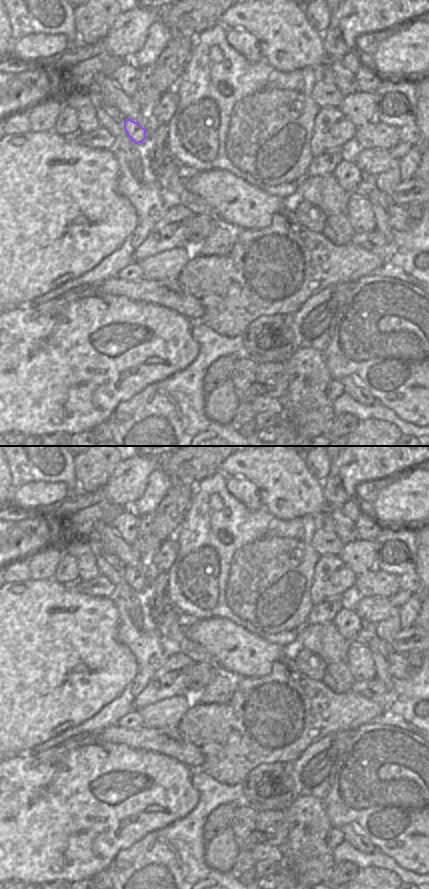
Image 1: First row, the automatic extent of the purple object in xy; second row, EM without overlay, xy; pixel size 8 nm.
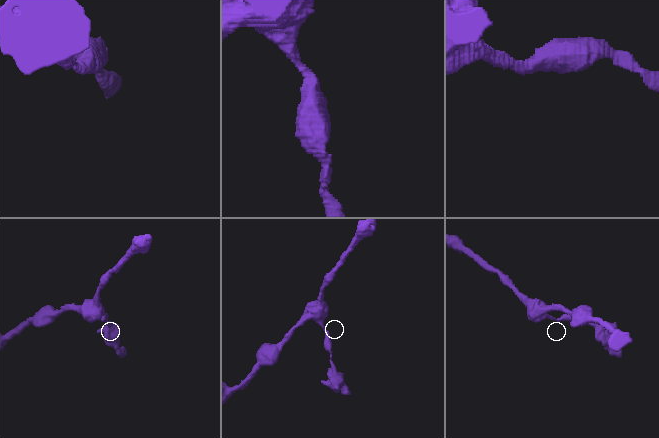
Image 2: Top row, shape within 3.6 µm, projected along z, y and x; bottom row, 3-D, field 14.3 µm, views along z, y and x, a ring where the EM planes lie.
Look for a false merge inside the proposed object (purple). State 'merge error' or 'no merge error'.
no merge error

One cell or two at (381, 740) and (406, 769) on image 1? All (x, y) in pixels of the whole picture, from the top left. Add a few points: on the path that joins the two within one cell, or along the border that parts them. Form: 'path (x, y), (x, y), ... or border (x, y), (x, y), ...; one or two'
path (384, 747), (399, 762); one

